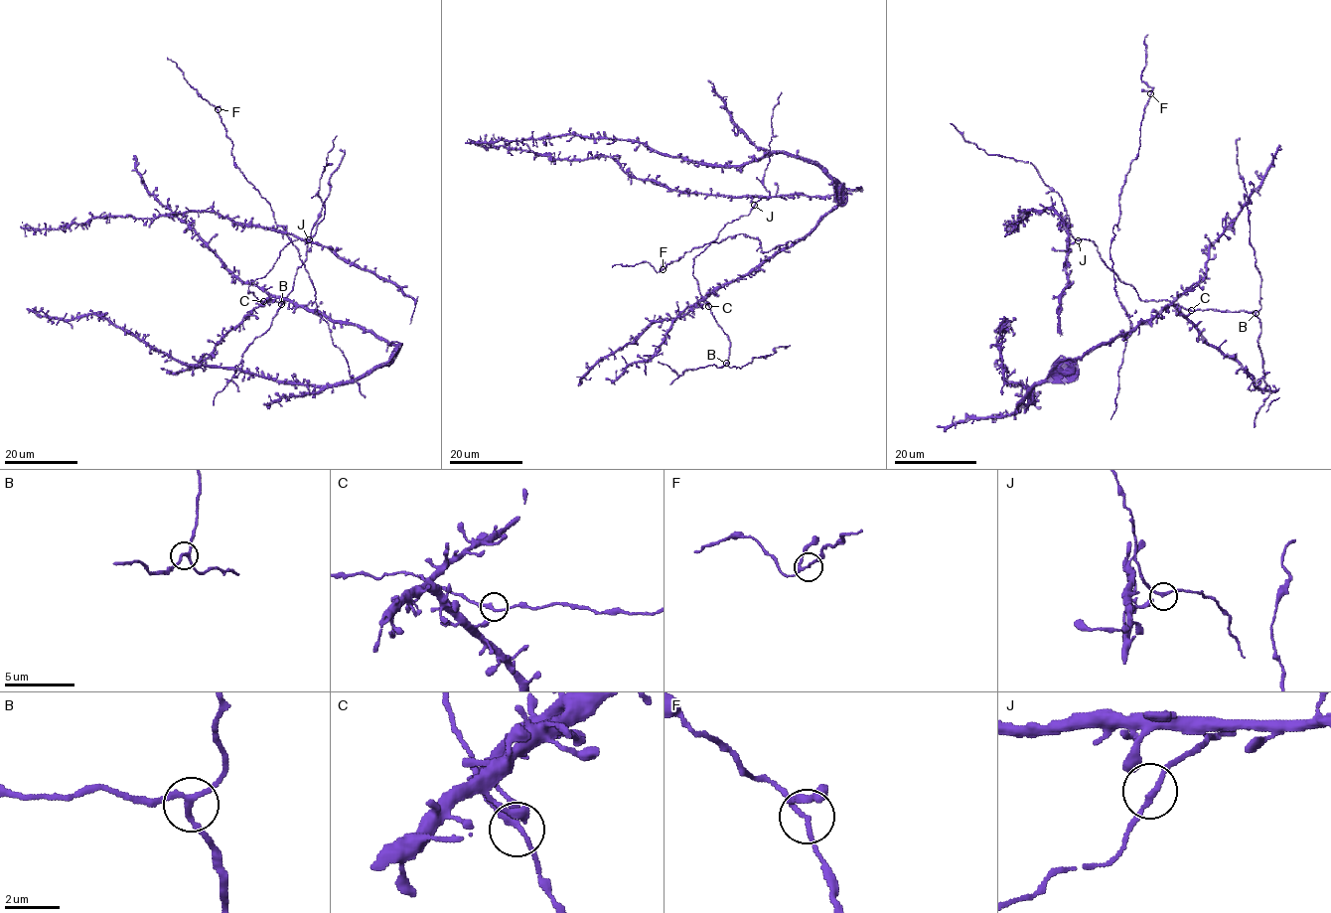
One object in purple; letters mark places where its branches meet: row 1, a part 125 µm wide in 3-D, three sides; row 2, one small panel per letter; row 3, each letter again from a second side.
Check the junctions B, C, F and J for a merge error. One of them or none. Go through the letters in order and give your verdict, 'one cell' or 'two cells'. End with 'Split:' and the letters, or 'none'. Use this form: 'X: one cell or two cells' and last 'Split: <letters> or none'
B: one cell
C: one cell
F: one cell
J: one cell
Split: none

